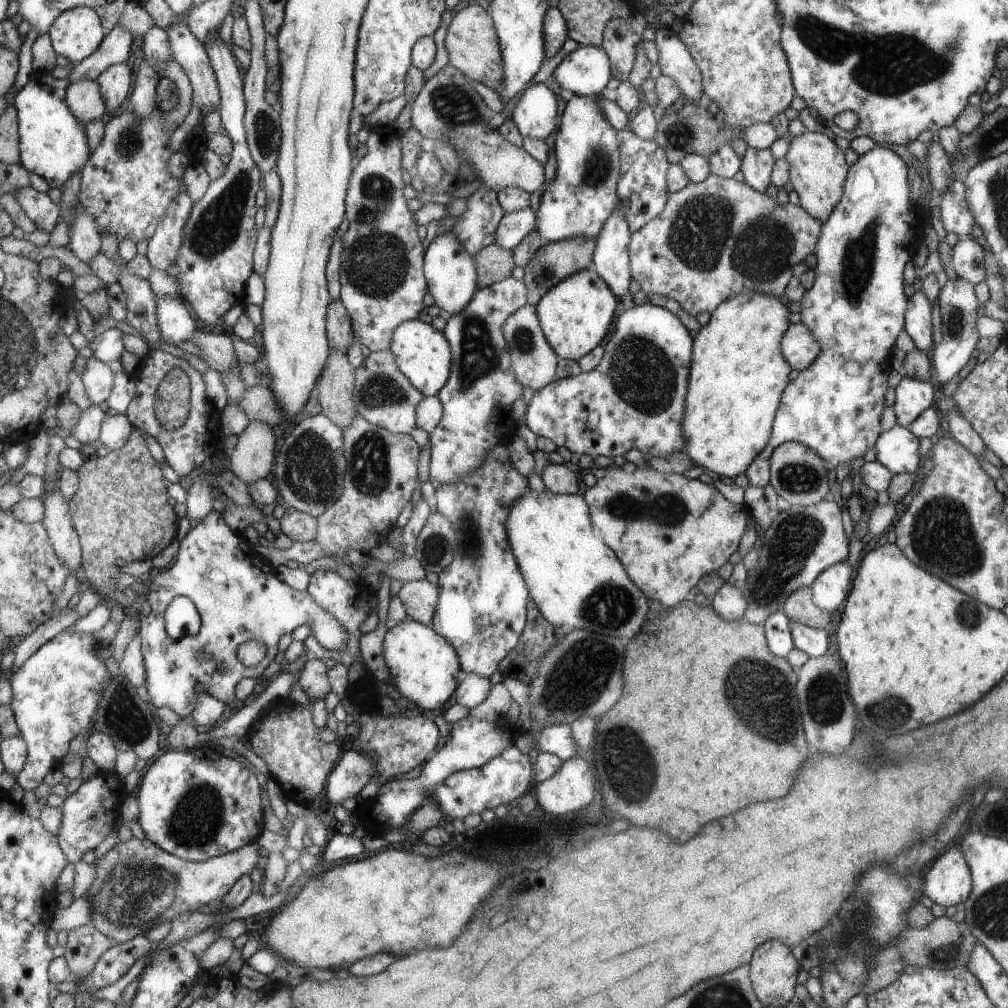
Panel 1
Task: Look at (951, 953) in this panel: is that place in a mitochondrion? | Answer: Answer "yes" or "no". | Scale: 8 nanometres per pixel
yes

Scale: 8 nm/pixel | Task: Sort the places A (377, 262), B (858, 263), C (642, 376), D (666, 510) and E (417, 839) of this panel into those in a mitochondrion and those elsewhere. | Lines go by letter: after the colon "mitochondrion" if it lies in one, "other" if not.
A: mitochondrion
B: mitochondrion
C: mitochondrion
D: mitochondrion
E: other

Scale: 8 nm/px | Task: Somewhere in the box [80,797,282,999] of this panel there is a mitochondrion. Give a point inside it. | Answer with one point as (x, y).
(134, 891)

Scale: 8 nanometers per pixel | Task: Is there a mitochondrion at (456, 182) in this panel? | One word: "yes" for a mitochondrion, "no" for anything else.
no

